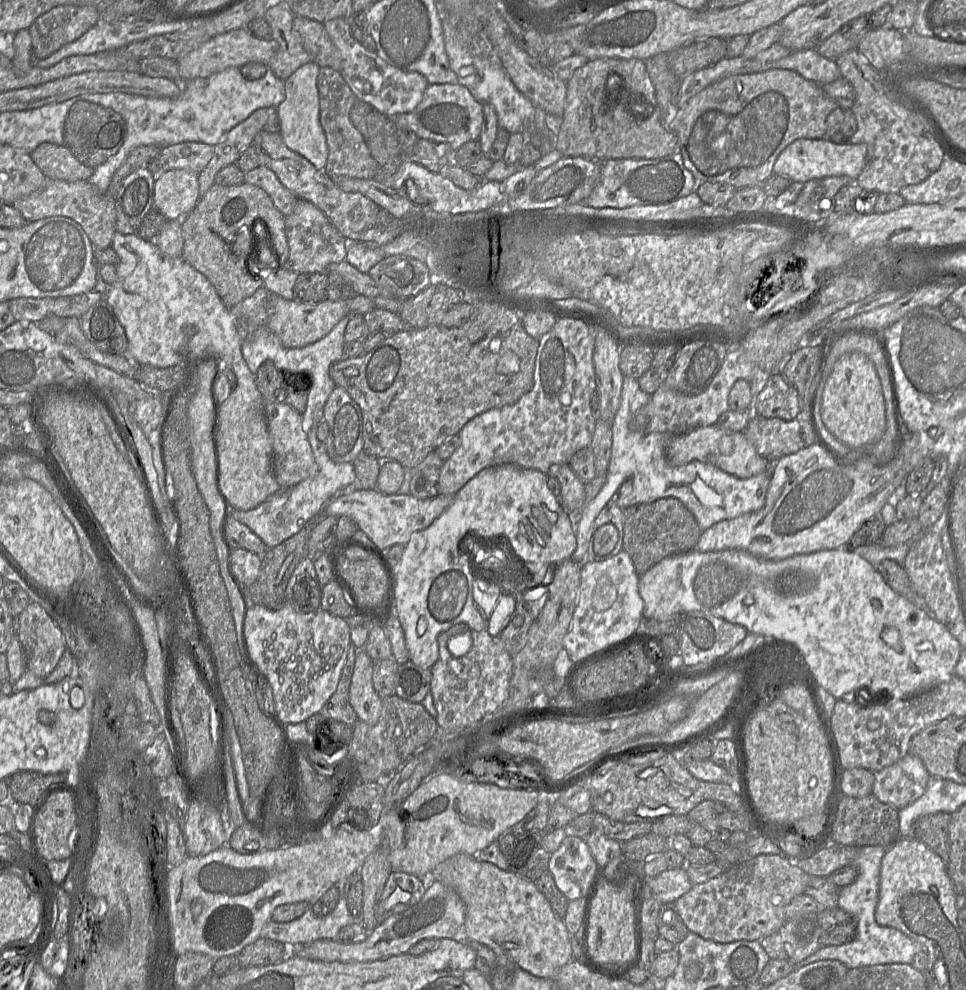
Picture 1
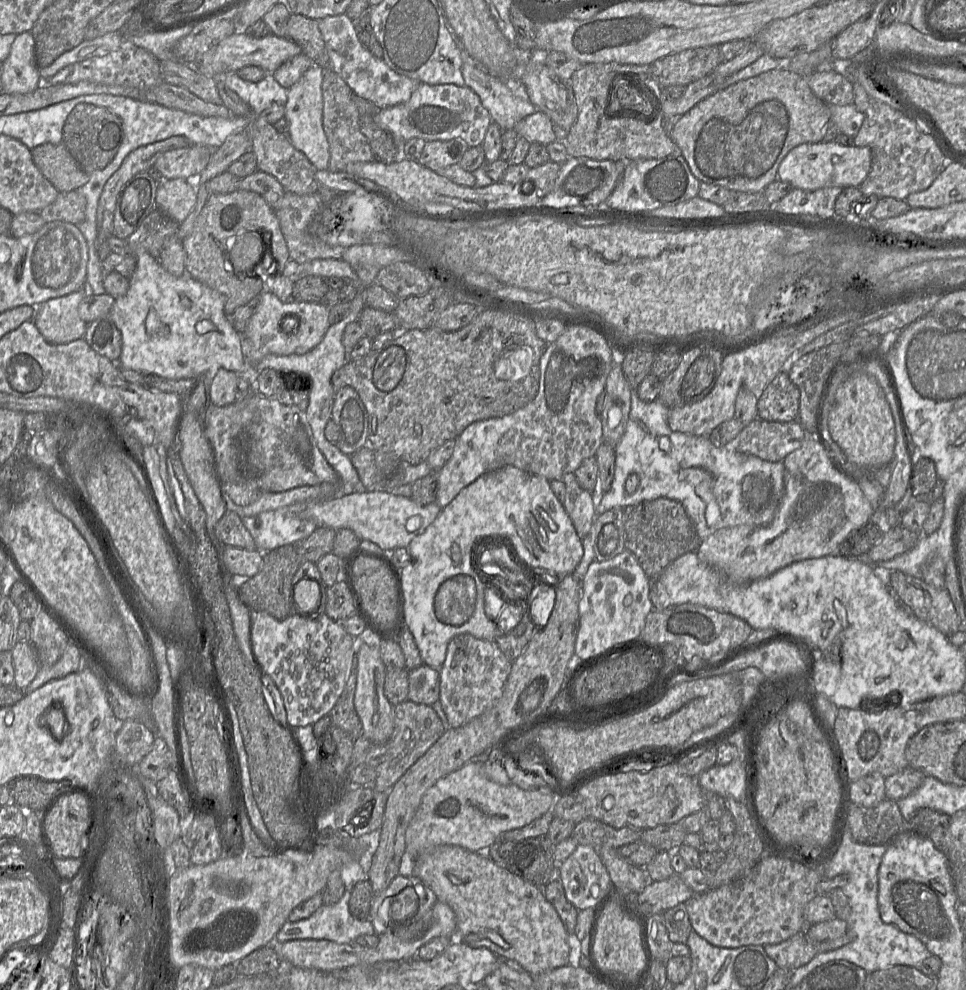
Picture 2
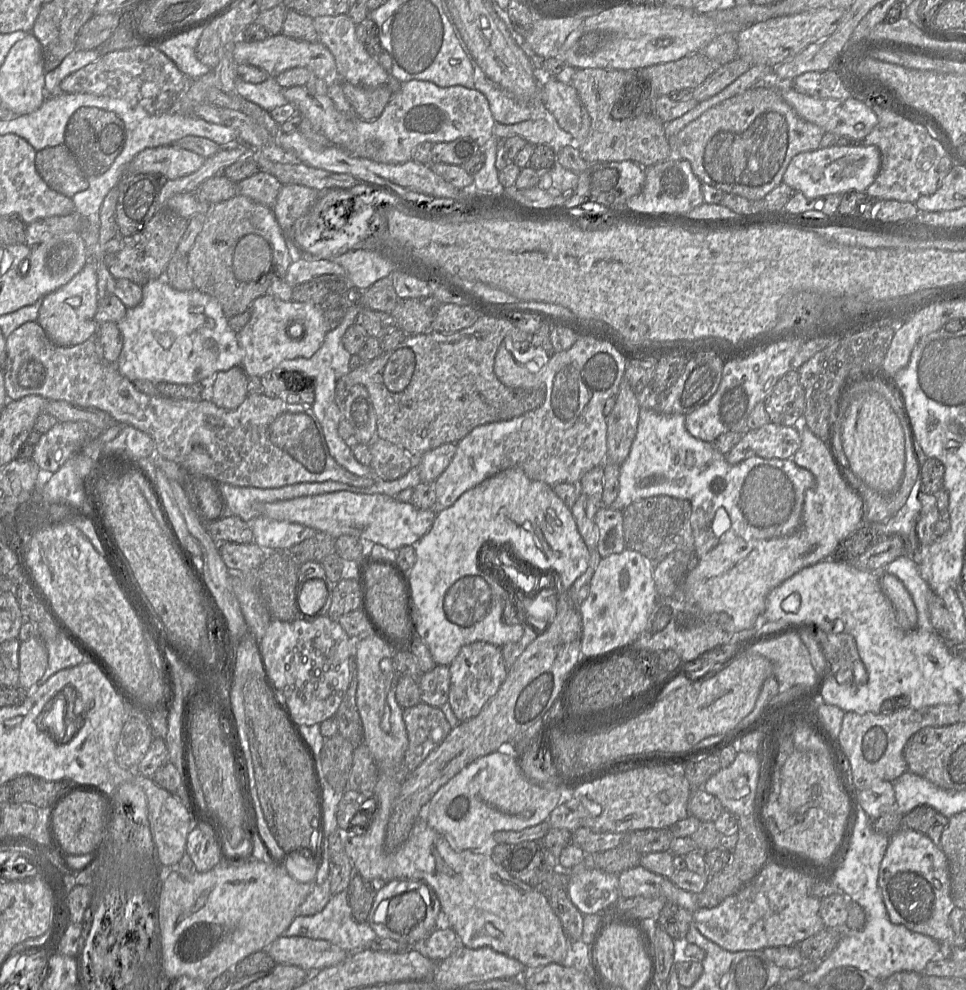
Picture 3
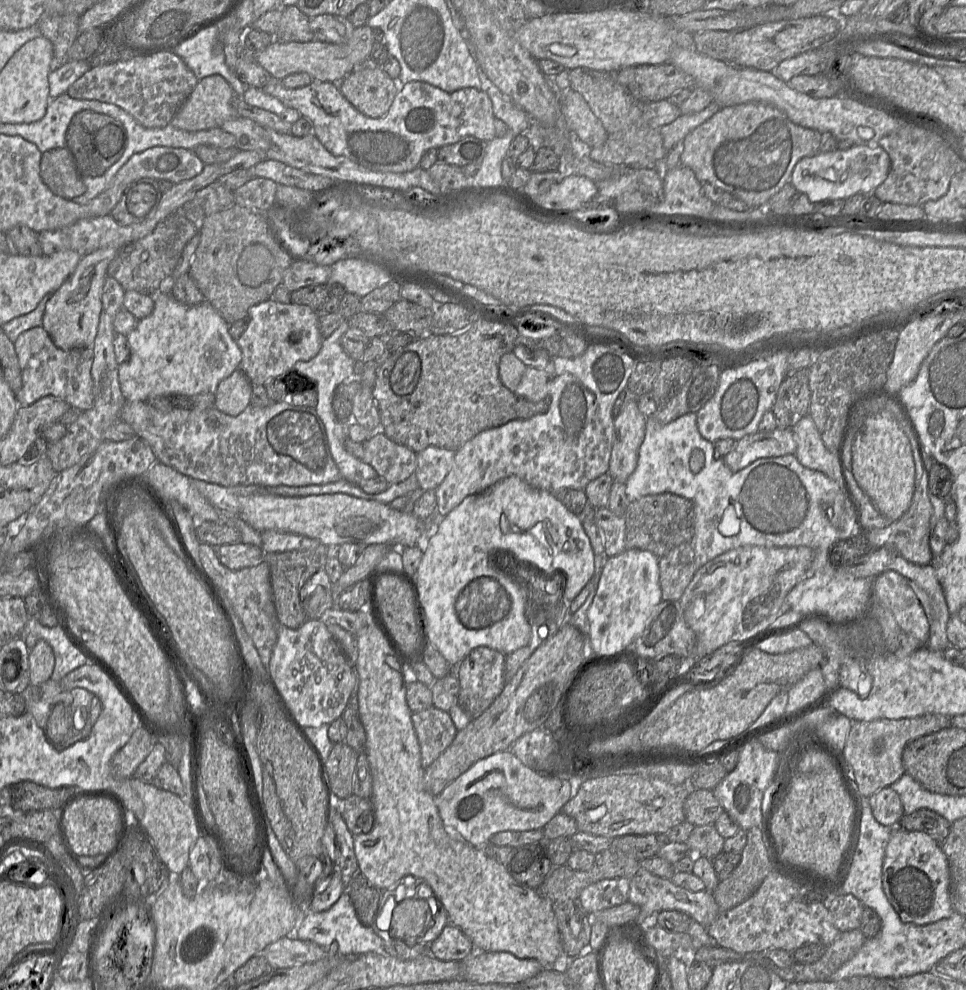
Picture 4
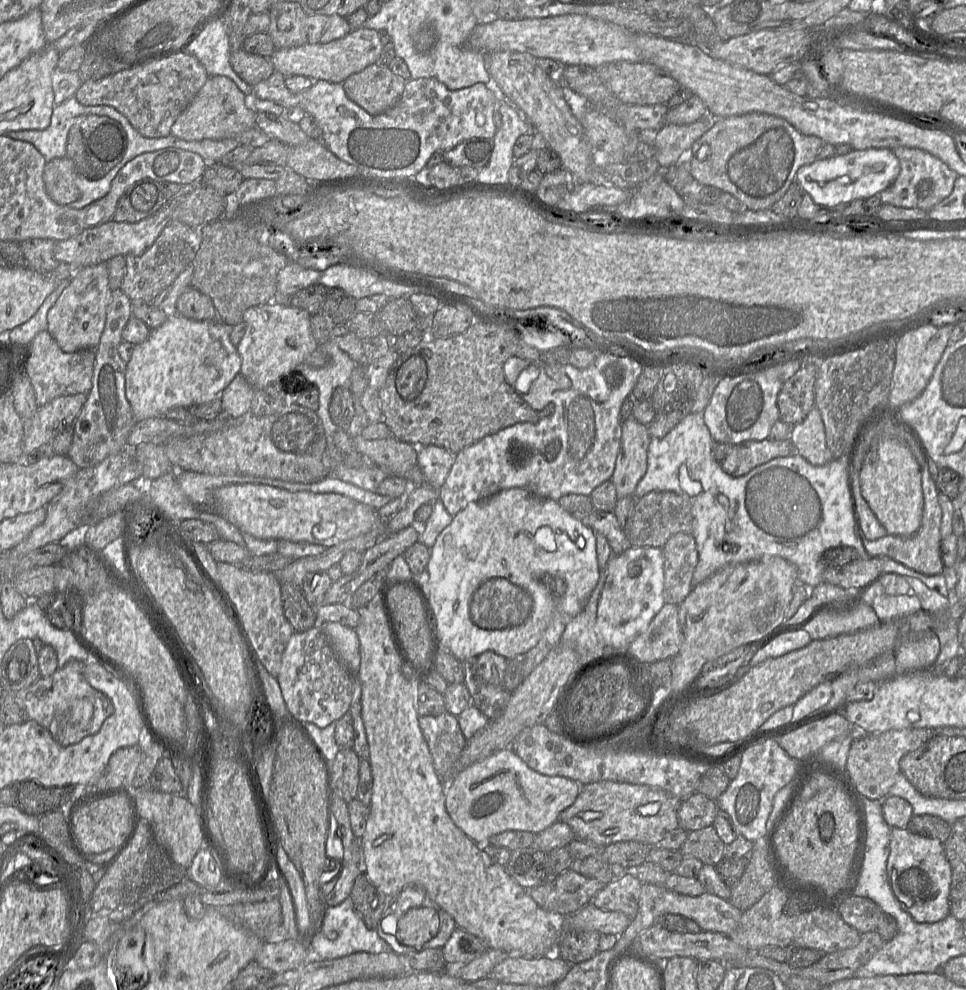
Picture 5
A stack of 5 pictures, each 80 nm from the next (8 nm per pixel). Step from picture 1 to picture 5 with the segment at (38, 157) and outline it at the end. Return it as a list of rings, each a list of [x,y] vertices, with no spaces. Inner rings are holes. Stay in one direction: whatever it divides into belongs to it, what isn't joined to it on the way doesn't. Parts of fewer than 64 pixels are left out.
[[[67,156],[47,162],[43,180],[48,195],[60,205],[70,205],[79,199],[80,190],[75,184],[73,161]]]

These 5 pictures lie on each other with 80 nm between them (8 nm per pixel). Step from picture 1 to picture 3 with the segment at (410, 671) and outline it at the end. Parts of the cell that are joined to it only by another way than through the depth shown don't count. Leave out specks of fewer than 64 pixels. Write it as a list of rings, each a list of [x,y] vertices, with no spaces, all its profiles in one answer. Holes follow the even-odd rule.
[[[437,665],[431,671],[423,673],[418,683],[422,703],[440,708],[448,702],[450,688],[449,666]]]

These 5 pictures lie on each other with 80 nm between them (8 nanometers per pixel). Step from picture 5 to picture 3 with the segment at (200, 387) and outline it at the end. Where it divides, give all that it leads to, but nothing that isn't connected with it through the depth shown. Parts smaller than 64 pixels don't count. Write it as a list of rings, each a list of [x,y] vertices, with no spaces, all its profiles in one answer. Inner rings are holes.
[[[164,278],[147,282],[142,286],[142,293],[141,302],[136,307],[127,308],[124,319],[116,323],[123,336],[123,348],[115,364],[123,376],[132,382],[147,380],[193,384],[216,376],[220,371],[241,366],[243,347],[216,298],[196,288],[190,291],[176,290]]]

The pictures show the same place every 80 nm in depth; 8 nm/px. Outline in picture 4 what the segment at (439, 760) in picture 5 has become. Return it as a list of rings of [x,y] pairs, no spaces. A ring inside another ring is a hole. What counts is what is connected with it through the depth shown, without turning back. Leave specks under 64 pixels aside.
[[[435,707],[411,716],[421,750],[421,764],[430,766],[453,742],[458,730],[448,712]]]

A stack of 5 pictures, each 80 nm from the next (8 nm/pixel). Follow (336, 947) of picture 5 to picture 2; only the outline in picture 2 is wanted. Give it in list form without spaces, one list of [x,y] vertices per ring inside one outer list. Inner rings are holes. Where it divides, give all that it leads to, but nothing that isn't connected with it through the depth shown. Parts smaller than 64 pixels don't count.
[[[346,890],[333,905],[322,905],[310,917],[287,921],[277,933],[273,945],[290,940],[331,940],[341,944],[355,943],[361,935],[373,935],[375,929],[370,920],[355,918],[349,910],[352,890]]]

